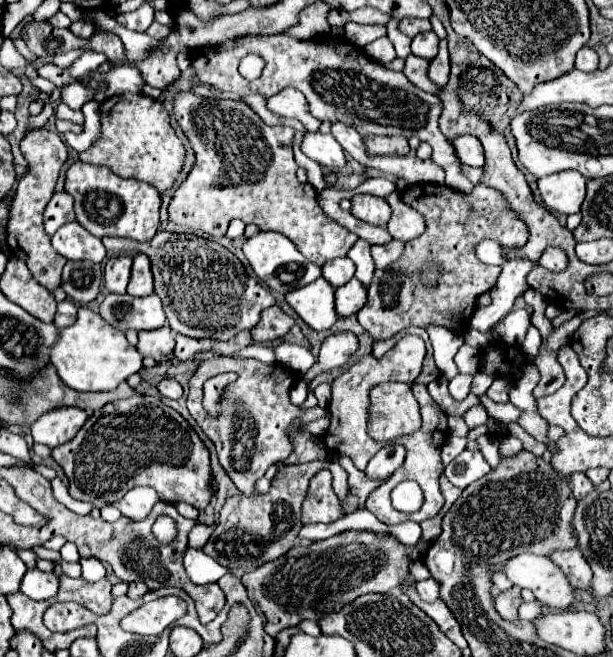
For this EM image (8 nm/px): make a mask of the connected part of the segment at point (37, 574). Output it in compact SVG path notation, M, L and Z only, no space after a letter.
M29 568L21 580L21 592L33 600L47 600L59 590L59 580L53 572Z

